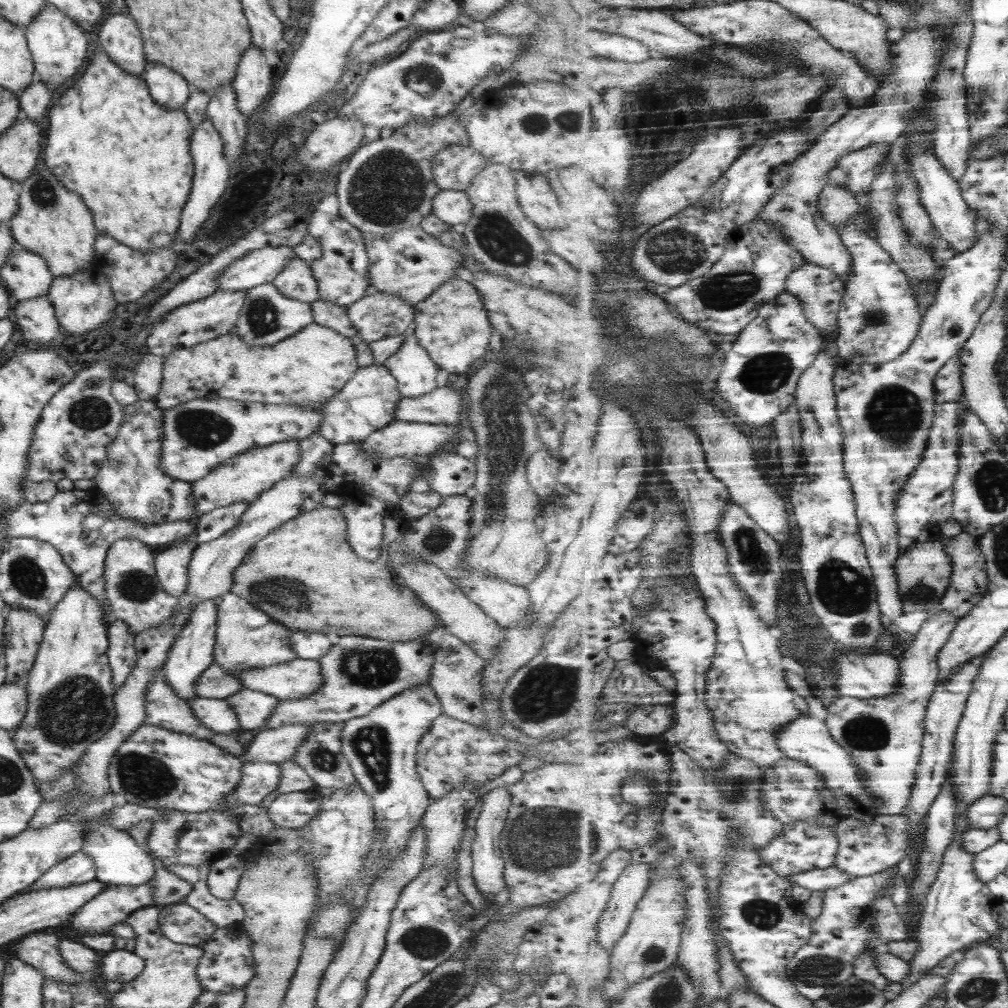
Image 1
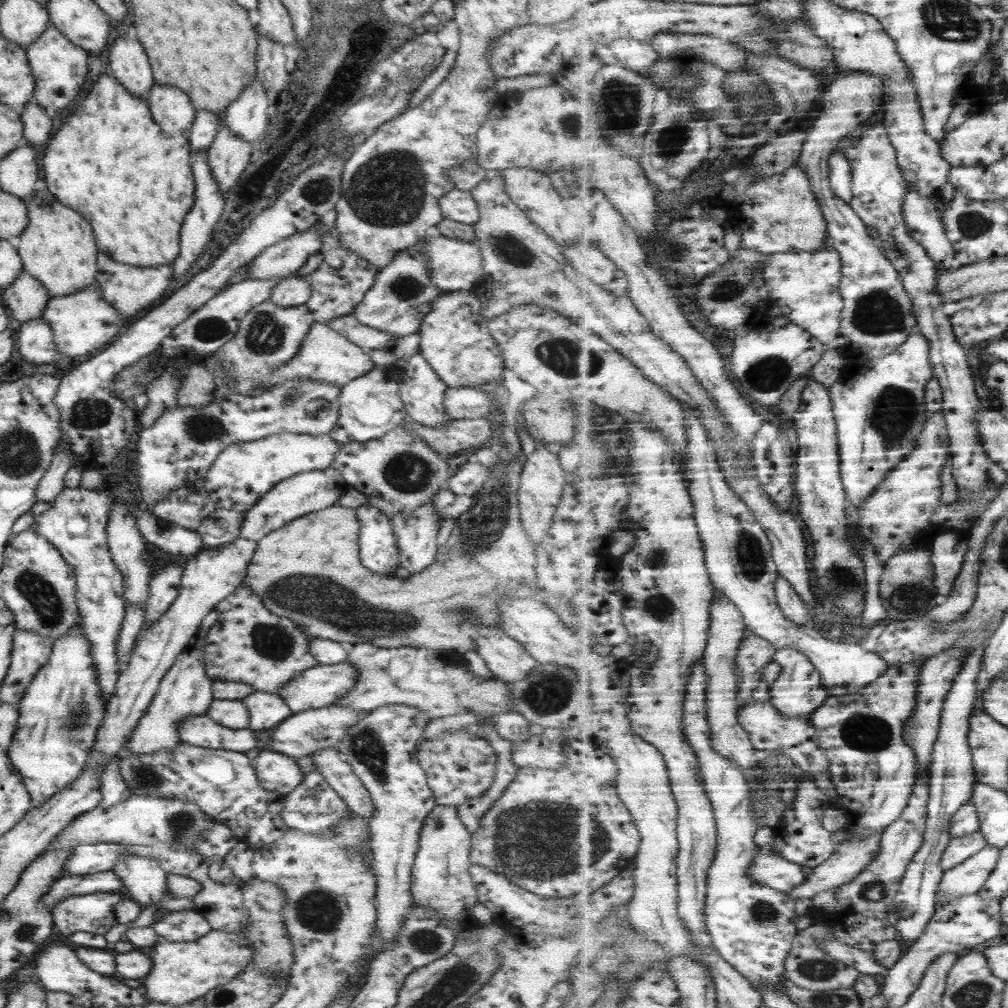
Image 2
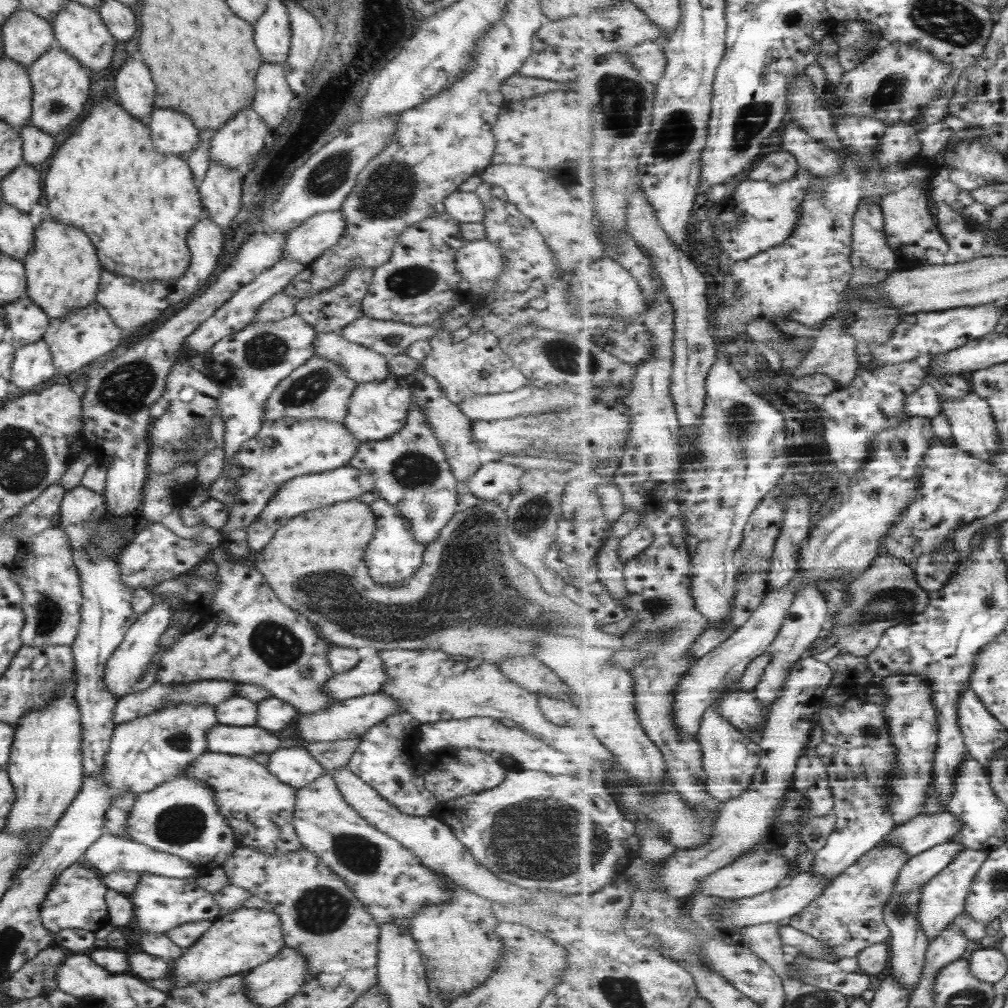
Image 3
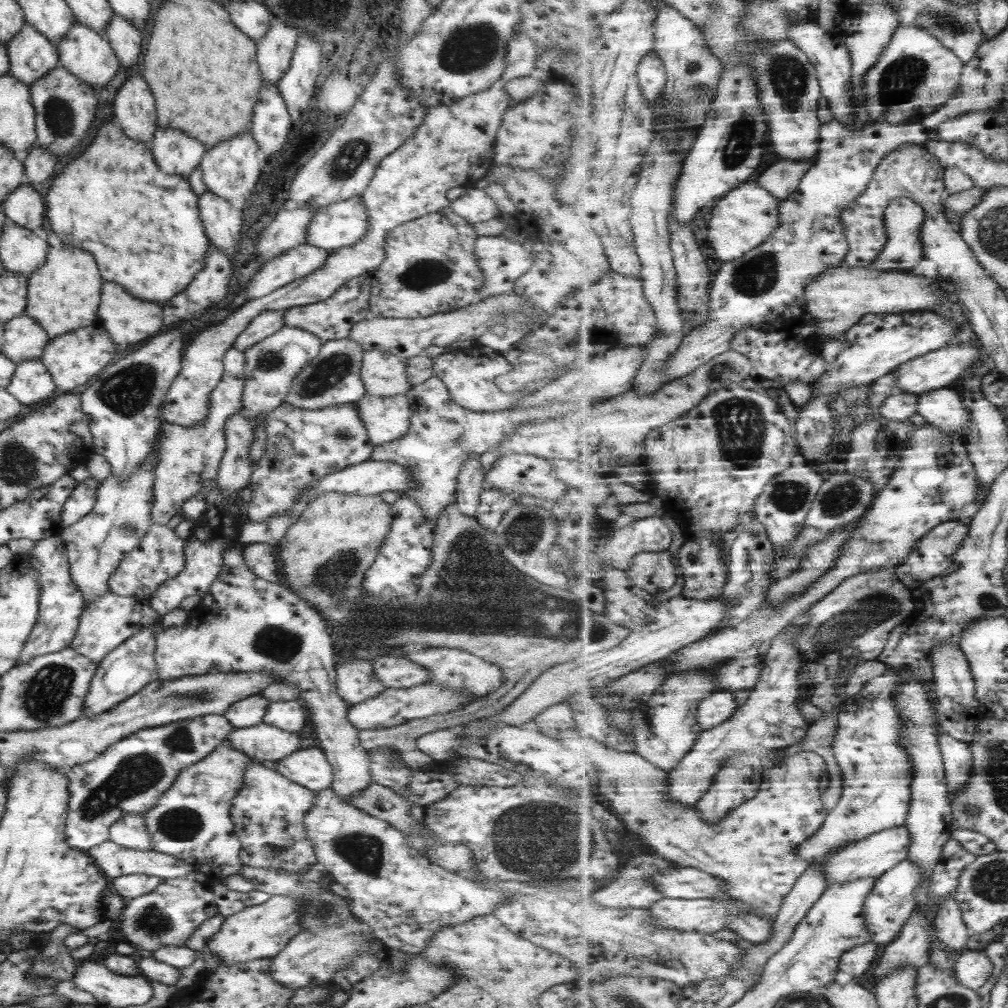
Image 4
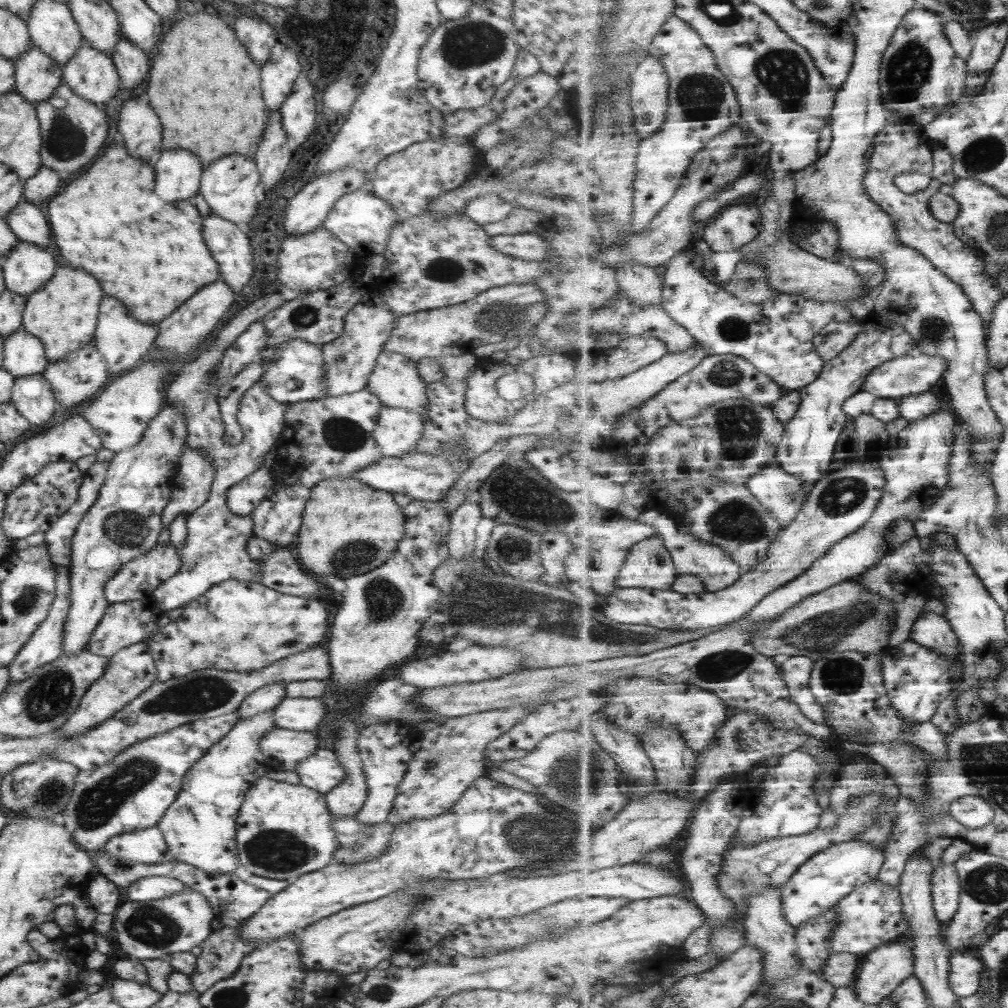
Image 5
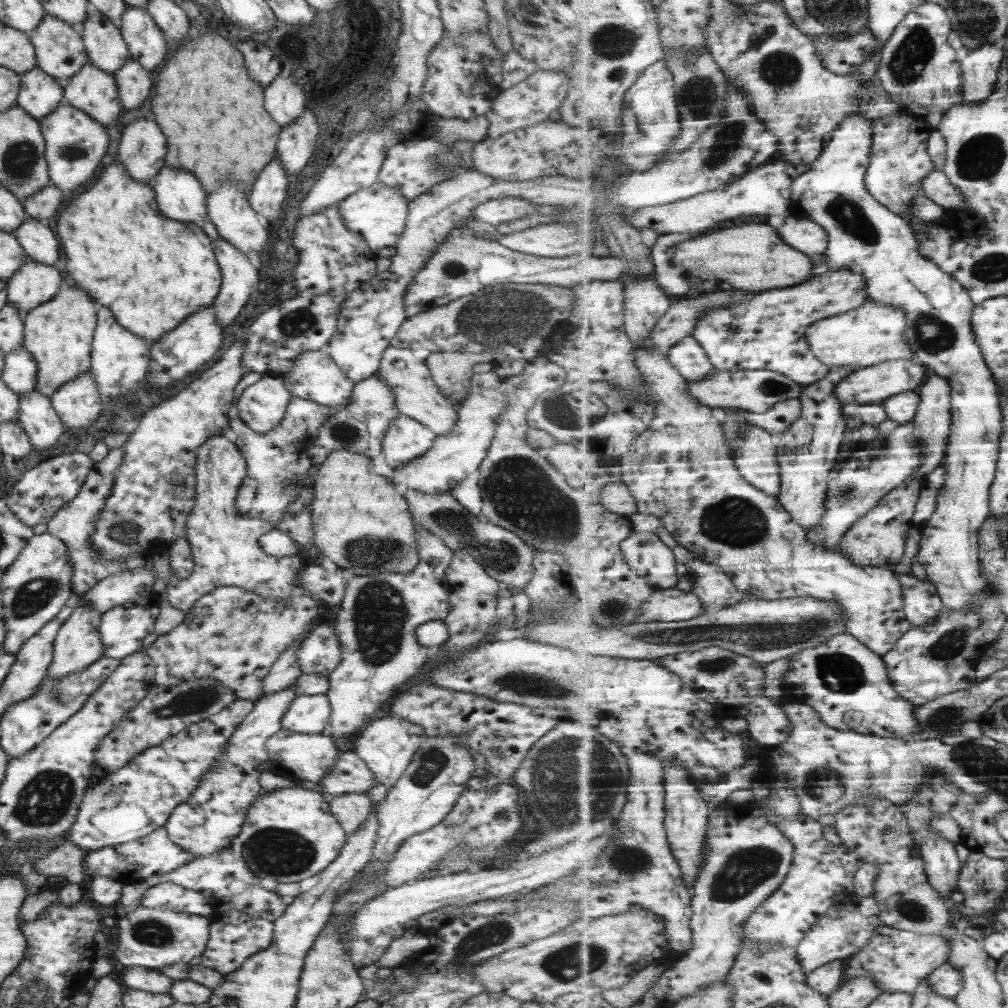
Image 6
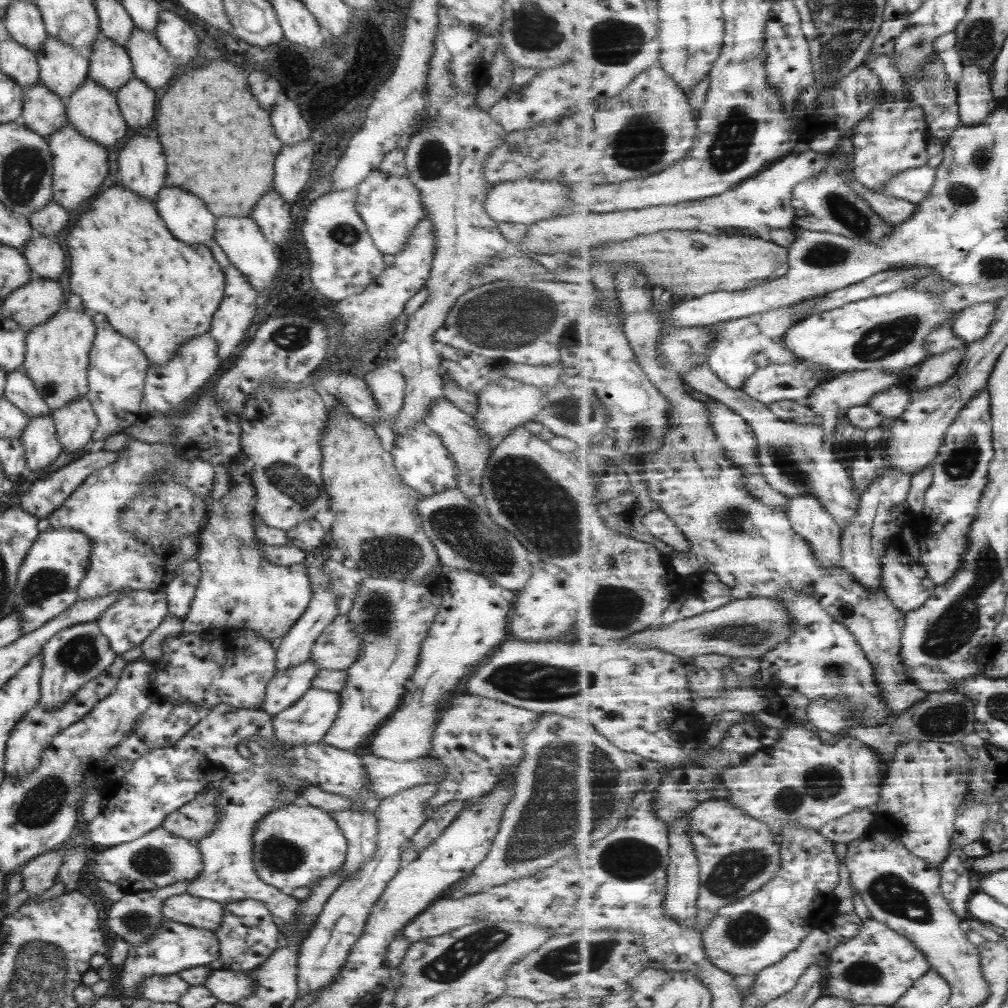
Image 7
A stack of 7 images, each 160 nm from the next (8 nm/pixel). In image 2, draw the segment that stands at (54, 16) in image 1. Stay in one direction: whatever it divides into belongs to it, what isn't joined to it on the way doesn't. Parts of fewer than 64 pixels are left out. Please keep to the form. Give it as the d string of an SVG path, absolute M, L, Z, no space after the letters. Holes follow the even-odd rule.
M48 23L39 35L25 50L26 59L33 75L34 89L31 100L36 102L49 116L63 112L79 94L83 78L87 72L88 53L69 43L52 24Z

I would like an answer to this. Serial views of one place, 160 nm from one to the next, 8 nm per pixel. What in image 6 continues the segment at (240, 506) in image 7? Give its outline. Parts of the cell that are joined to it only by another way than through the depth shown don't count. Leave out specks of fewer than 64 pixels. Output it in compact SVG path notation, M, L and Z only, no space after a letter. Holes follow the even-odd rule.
M221 430L214 432L197 447L194 505L185 519L184 528L193 566L187 578L169 577L166 584L169 606L188 612L198 598L218 586L236 586L265 598L287 598L299 593L299 588L296 588L296 576L302 568L299 557L295 554L291 558L277 558L265 554L257 544L257 539L273 526L257 518L237 516L235 499L245 475L244 458Z

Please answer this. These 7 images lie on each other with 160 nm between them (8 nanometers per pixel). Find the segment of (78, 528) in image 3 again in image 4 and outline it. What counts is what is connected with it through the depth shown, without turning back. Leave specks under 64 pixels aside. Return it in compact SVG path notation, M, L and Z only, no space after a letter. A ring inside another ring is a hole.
M106 590L105 594L85 604L69 647L77 654L97 664L110 650L141 628L158 625L158 619L159 615L152 612L147 603L142 604L129 596L113 594L110 590Z

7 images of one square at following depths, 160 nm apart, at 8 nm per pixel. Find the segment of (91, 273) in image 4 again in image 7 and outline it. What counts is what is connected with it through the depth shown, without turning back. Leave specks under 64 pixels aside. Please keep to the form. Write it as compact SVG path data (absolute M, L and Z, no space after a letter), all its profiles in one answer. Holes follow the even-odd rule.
M66 302L45 322L25 330L24 361L21 371L31 380L37 394L50 410L61 408L74 398L87 392L87 365L91 343L95 336L95 326L91 319L78 307L71 310Z

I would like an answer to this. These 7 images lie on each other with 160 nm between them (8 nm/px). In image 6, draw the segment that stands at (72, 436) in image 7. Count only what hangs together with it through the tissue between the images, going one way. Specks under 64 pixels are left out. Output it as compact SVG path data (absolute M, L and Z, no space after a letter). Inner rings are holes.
M88 368L85 373L57 388L49 398L66 434L87 430L99 416L102 408L100 392L91 374Z

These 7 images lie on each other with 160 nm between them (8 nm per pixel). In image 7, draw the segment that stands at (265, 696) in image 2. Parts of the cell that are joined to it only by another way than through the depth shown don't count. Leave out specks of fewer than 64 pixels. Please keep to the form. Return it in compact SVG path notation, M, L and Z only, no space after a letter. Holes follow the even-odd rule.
M309 687L292 706L270 718L273 736L281 743L293 746L315 744L322 741L339 711L340 698L336 692Z

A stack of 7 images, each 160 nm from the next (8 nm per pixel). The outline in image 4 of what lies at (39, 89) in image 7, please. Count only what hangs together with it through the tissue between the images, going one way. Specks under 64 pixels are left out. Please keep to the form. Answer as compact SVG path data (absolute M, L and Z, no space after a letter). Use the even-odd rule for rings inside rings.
M27 23L4 45L8 56L7 74L28 86L58 65L55 46Z

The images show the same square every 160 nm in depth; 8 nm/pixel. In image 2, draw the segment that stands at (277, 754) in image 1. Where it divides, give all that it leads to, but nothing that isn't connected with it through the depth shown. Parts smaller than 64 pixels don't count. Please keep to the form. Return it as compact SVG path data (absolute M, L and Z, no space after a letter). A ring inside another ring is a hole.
M335 703L324 708L292 713L270 730L270 742L262 745L261 749L285 754L296 760L301 756L311 755L321 748L334 747L341 741L343 732L355 725L363 716L363 711L353 710L347 706L341 708L341 706L335 706Z

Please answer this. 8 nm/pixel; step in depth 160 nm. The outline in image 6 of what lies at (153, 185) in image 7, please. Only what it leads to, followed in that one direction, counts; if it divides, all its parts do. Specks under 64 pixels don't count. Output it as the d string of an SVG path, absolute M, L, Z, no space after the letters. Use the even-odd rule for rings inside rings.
M139 118L125 126L125 130L121 132L121 138L119 138L115 161L123 165L125 172L133 180L139 180L139 182L151 180L163 166L163 156L165 156L165 138L159 132L155 122L151 122L151 119Z

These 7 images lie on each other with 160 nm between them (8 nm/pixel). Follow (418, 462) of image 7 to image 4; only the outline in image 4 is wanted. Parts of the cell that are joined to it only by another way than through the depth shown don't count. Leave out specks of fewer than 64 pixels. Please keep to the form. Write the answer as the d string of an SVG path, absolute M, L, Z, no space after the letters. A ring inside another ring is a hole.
M365 392L355 404L372 445L385 445L387 442L396 441L409 428L411 411L403 394L381 397Z

